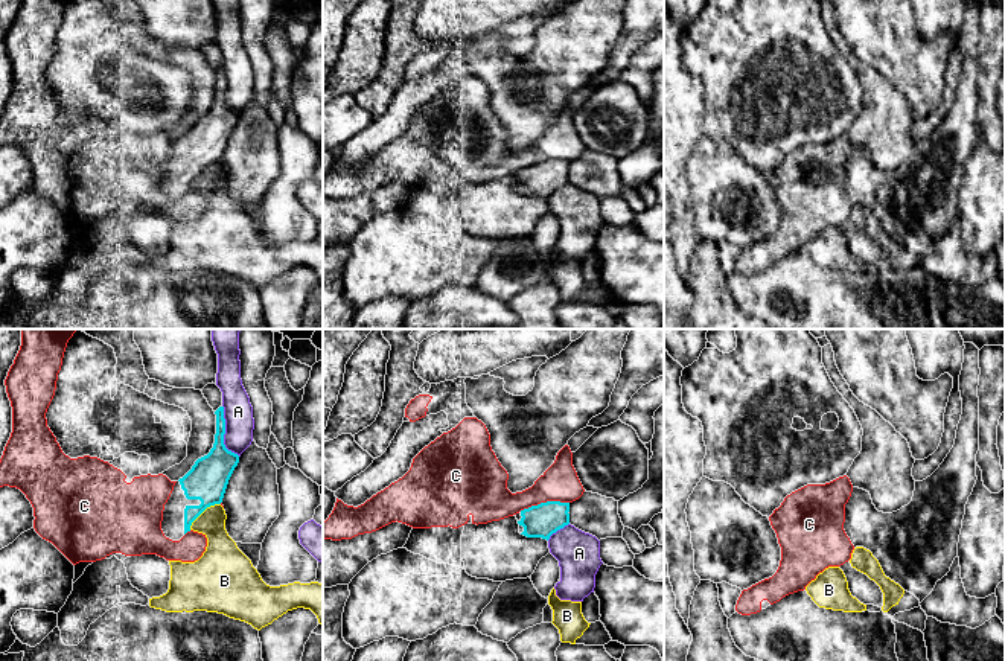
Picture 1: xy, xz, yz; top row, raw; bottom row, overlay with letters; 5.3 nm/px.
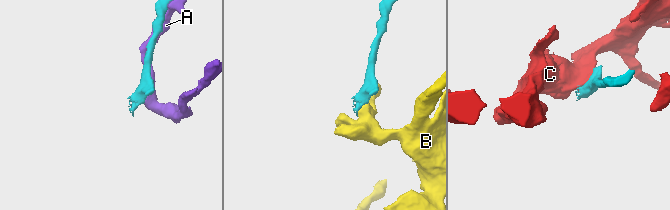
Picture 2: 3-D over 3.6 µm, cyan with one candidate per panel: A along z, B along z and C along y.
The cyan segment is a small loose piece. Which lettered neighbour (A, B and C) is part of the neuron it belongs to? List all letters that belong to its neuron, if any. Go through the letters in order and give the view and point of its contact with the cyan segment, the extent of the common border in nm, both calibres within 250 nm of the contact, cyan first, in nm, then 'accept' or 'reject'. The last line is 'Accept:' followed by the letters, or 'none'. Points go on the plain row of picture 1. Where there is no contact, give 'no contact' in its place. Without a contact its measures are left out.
A: xy (224, 92) | 280 nm | 200/160 nm | reject
B: xy (203, 169) | 220 nm | 220/180 nm | reject
C: xz (544, 162) | 260 nm | 180/190 nm | reject
Accept: none

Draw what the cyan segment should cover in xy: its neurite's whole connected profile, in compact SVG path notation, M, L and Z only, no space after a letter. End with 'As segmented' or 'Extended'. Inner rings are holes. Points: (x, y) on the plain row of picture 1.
M224 65L216 70L216 93L210 111L195 120L180 137L164 163L161 189L166 196L180 200L192 181L210 164L221 163L239 114L224 104Z. Extended

